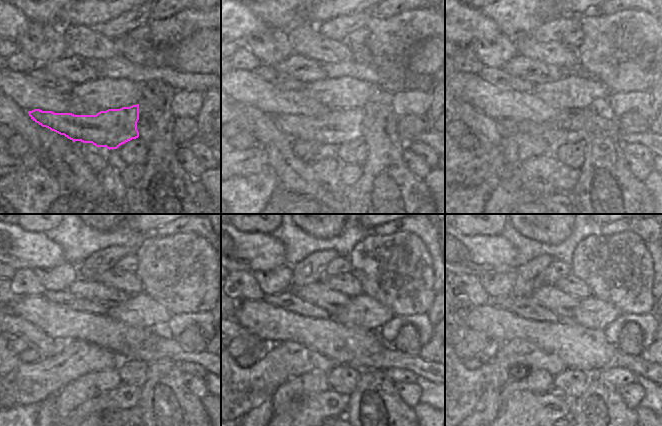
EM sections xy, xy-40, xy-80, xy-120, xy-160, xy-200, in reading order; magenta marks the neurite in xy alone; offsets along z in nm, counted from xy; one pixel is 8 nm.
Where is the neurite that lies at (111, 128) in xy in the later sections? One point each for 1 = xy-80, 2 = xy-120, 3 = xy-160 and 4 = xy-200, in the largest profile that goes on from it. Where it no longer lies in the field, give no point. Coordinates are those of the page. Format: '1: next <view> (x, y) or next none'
1: next xy-80 (573, 125)
2: next xy-120 (155, 349)
3: next xy-160 (387, 357)
4: next xy-200 (635, 363)

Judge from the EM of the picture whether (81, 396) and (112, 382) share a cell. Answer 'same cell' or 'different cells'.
same cell

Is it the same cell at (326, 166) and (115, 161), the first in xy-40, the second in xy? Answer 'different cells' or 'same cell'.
different cells

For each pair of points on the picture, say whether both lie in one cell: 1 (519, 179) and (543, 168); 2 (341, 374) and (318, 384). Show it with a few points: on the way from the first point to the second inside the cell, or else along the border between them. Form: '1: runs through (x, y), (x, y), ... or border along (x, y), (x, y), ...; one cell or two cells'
1: runs through (525, 179), (531, 179), (537, 174); one cell
2: border along (330, 373), (330, 385), (332, 388); two cells

